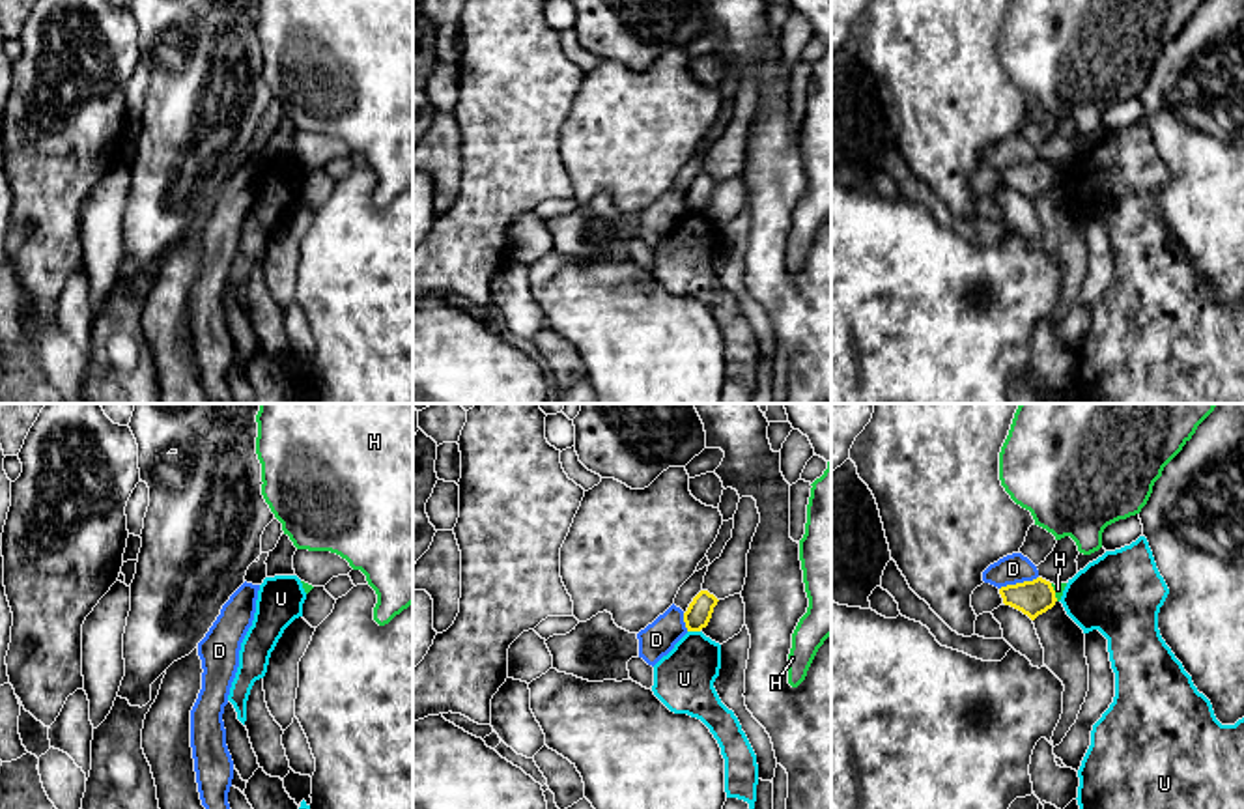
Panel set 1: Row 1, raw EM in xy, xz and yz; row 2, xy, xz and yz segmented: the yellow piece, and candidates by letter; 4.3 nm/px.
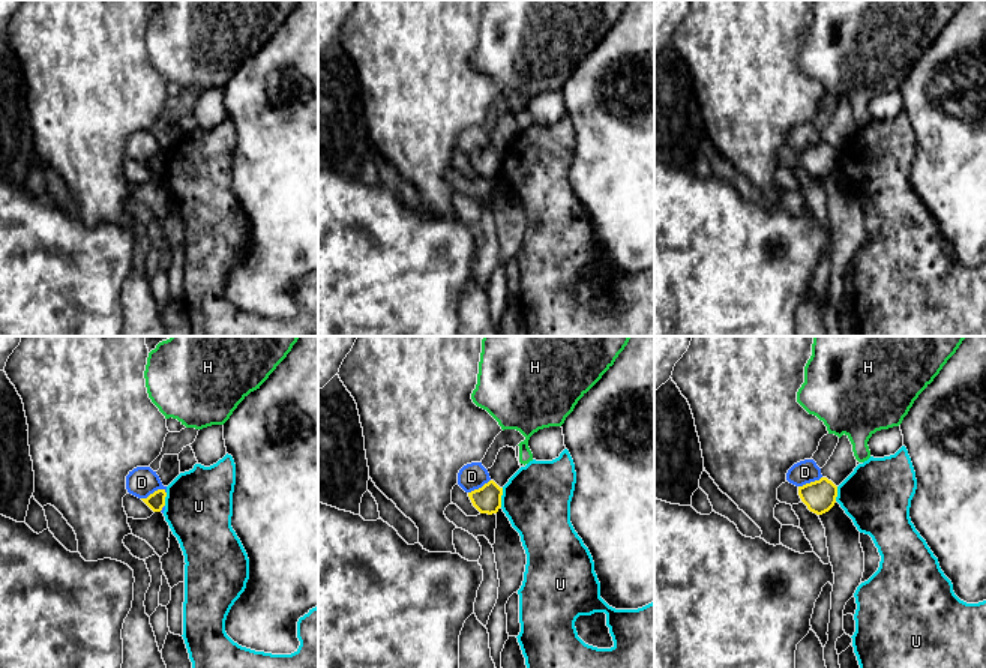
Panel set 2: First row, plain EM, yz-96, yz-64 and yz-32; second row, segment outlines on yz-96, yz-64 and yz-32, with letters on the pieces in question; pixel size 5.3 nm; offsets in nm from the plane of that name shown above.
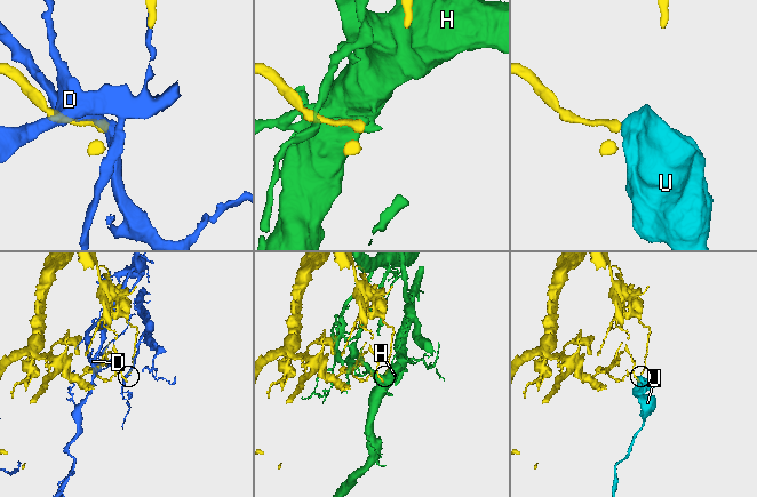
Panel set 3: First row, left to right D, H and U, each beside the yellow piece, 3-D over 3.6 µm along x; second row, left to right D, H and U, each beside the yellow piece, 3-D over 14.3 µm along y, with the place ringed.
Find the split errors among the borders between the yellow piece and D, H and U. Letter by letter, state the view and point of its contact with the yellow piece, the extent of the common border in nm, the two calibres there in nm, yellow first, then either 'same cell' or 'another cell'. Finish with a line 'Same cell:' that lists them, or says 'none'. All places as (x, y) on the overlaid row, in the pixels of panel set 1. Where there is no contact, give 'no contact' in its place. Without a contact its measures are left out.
D: meets yellow in yz at (1018, 583); contact 180 nm long; 150 nm thick on the yellow side, 130 nm on the other; another cell
H: meets yellow in yz at (1054, 593); contact 90 nm long; 150 nm thick on the yellow side, 40 nm on the other; another cell
U: meets yellow in xz at (693, 630); contact 60 nm long; 110 nm thick on the yellow side, 260 nm on the other; another cell
Same cell: none

